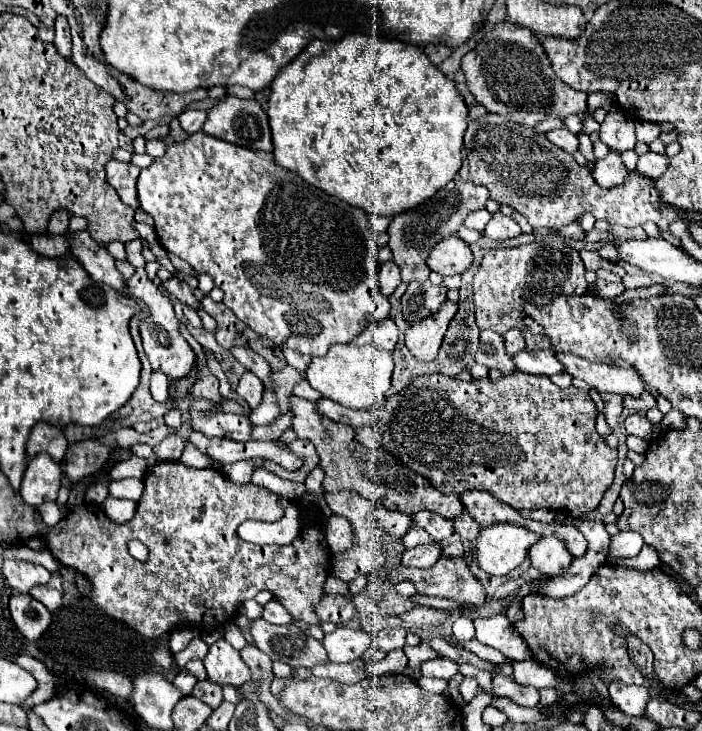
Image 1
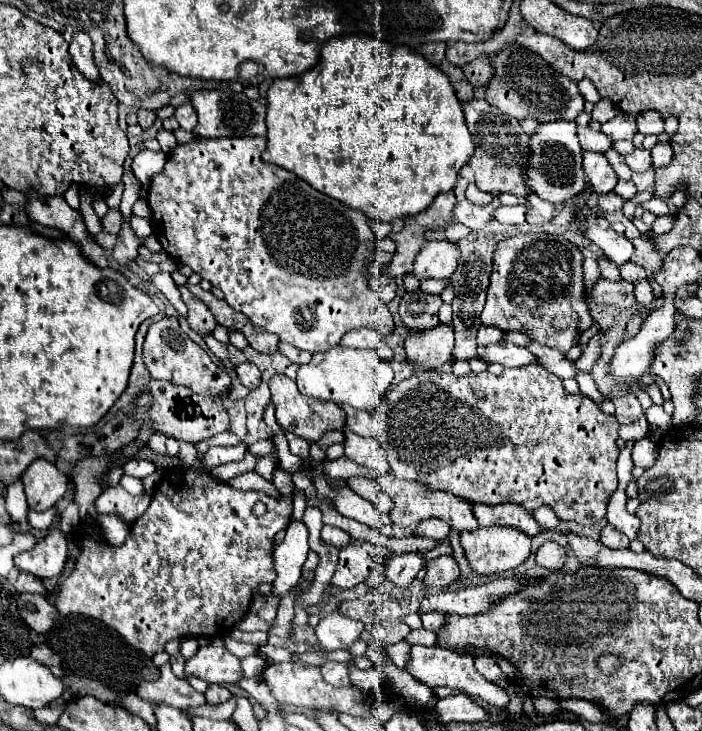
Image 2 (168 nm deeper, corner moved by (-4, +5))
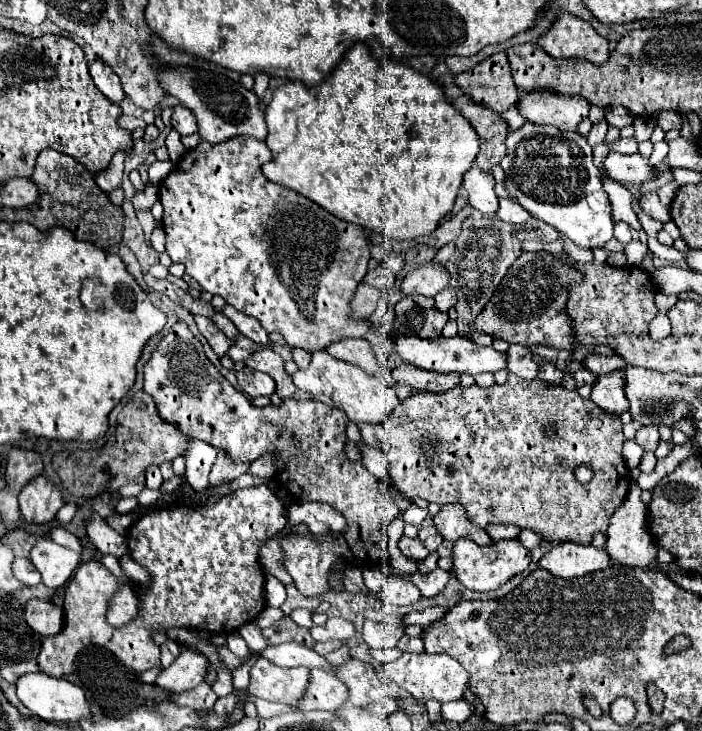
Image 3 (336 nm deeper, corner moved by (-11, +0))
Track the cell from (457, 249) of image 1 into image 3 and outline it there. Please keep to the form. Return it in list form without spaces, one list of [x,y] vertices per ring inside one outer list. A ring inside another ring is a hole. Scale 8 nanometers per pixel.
[[[425,263],[425,265],[421,265],[421,267],[407,273],[407,277],[401,283],[401,291],[407,297],[413,297],[413,295],[435,297],[447,285],[449,285],[447,269],[437,267],[433,263]]]

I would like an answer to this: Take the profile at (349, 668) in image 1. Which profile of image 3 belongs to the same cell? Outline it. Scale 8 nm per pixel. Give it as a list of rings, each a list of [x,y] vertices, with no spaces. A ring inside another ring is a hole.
[[[311,669],[311,683],[303,693],[303,699],[293,705],[297,711],[333,711],[347,699],[347,687],[323,669]]]

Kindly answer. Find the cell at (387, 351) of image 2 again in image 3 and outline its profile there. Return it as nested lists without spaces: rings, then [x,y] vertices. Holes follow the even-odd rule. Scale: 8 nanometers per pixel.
[[[347,337],[347,339],[335,341],[335,343],[331,343],[331,347],[327,347],[327,353],[333,355],[335,359],[347,361],[351,365],[361,367],[363,371],[369,371],[369,375],[373,375],[377,371],[377,367],[379,367],[375,351],[365,339]]]

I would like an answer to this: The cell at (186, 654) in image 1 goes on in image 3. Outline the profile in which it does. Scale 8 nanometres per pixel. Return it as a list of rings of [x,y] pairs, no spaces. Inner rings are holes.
[[[206,682],[191,689],[191,691],[185,691],[181,695],[173,695],[173,699],[185,707],[191,707],[191,709],[199,709],[199,711],[211,711],[217,701],[217,695],[212,690],[211,686]]]

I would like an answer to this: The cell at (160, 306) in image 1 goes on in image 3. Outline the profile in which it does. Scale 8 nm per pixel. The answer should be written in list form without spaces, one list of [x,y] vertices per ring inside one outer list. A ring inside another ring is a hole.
[[[177,321],[155,347],[151,361],[145,365],[143,391],[153,397],[159,415],[167,423],[175,423],[193,439],[223,449],[233,463],[251,463],[265,453],[275,453],[275,477],[293,497],[329,503],[347,519],[347,527],[331,533],[325,541],[317,541],[313,533],[289,533],[279,541],[283,565],[303,595],[329,591],[327,573],[337,559],[359,569],[389,563],[387,527],[397,517],[397,507],[361,461],[347,459],[345,425],[349,419],[343,411],[331,409],[317,399],[281,399],[279,407],[253,407],[203,355],[201,341],[183,321]]]

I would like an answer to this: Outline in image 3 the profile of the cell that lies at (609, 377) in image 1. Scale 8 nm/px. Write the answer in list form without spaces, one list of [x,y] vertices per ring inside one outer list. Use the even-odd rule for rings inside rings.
[[[509,345],[509,349],[507,349],[507,371],[531,381],[539,373],[539,365],[533,361],[533,353],[529,347]]]

